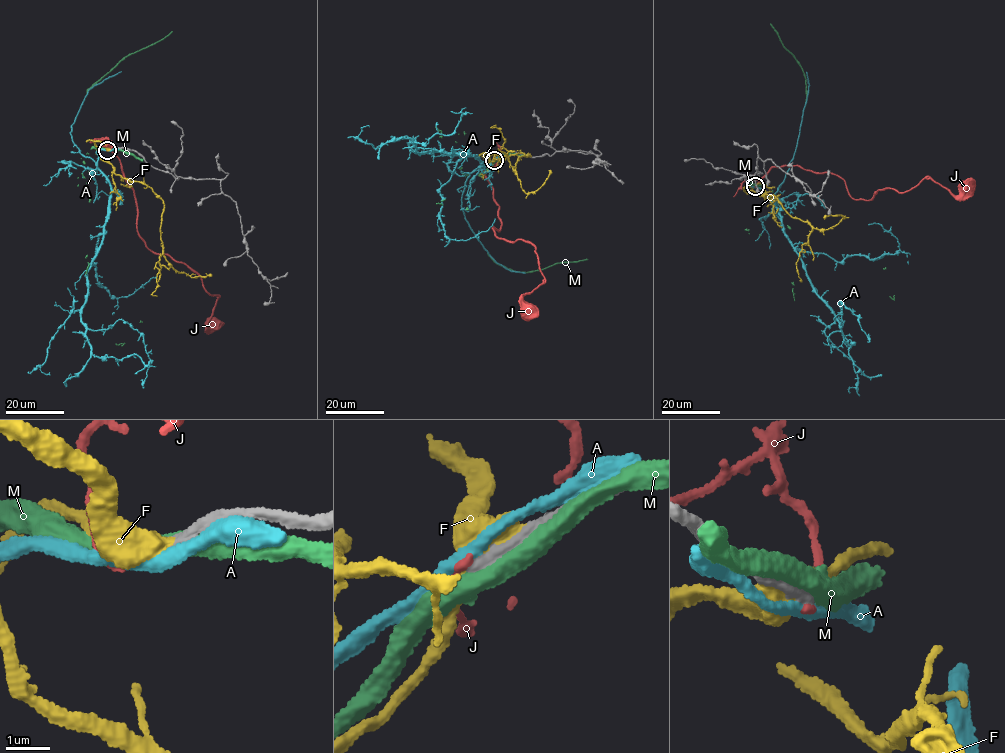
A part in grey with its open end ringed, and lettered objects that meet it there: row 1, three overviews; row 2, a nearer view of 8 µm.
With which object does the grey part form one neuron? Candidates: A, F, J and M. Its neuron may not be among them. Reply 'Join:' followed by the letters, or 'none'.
Join: none

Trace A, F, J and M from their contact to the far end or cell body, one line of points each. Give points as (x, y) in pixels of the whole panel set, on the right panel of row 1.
A: (754, 186), (776, 208), (782, 230), (814, 292), (840, 328), (838, 301), (842, 302), (858, 317), (867, 341)
F: (754, 185), (743, 188), (764, 199), (774, 195), (814, 228), (845, 218), (823, 216)
J: (755, 187), (753, 177), (798, 165), (832, 172), (854, 199), (927, 178), (955, 195), (967, 190)
M: (753, 185), (766, 186), (772, 192), (790, 229), (794, 300), (893, 299), (894, 295)

